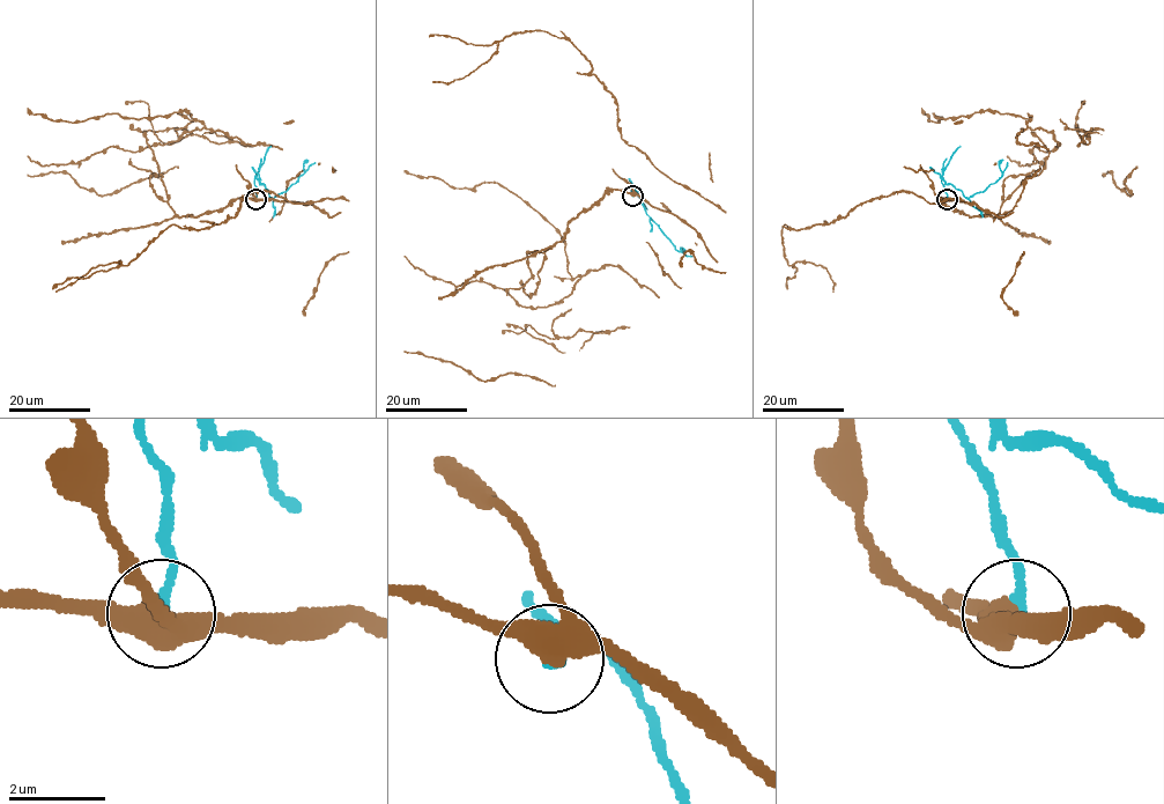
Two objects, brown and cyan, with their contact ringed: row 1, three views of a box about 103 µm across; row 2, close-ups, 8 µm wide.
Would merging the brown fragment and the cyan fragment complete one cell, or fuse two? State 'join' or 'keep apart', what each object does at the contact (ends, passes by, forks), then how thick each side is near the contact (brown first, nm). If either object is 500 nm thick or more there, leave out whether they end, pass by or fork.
keep apart | brown forks | cyan ends | 440/190 nm

